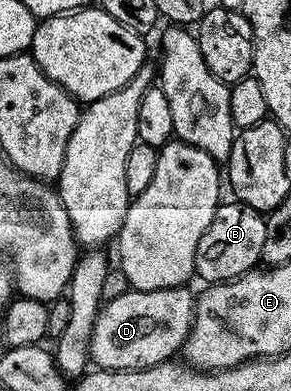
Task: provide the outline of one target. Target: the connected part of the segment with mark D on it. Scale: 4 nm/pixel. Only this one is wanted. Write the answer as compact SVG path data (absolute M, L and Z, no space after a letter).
M187 288L130 289L117 300L102 303L92 332L90 361L100 370L128 370L174 359L189 336L194 315L195 298Z

